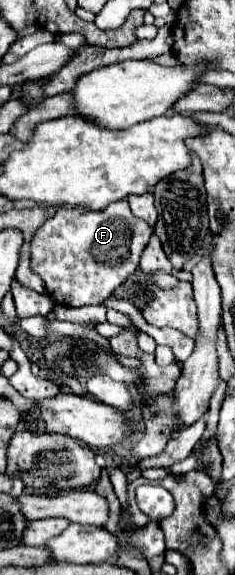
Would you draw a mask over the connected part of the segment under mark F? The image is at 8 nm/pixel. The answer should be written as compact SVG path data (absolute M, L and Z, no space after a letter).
M126 200L112 202L104 210L90 212L60 208L50 216L30 242L30 266L44 280L48 296L62 306L102 304L120 282L128 280L152 236L152 226L136 218Z

